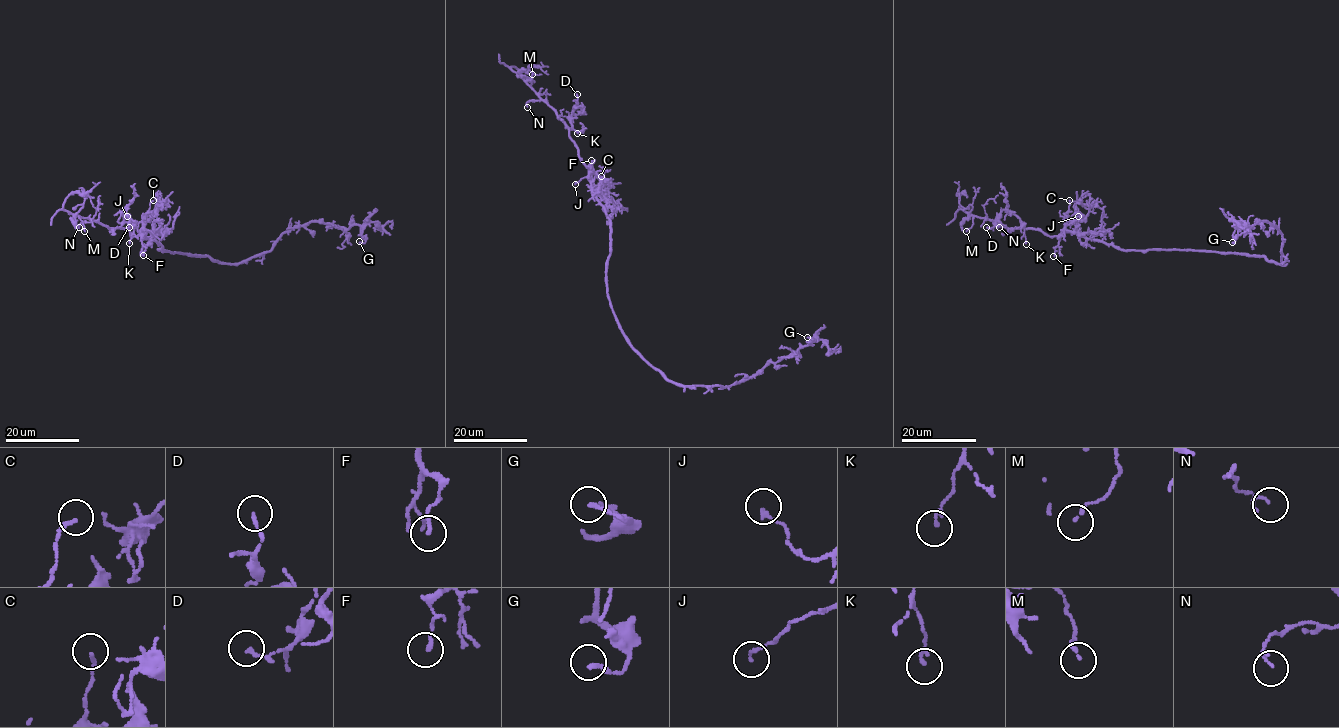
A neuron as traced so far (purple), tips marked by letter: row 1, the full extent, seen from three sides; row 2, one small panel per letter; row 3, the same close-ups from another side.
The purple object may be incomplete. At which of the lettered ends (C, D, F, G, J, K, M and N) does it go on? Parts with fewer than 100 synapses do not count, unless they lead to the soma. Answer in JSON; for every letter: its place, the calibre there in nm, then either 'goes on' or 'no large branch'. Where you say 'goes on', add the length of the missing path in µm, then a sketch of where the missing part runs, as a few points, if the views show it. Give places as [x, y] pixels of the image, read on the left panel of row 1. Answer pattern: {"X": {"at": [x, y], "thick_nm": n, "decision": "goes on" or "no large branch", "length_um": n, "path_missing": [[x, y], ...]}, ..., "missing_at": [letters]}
{"C": {"at": [153, 200], "thick_nm": 140, "decision": "no large branch"}, "D": {"at": [129, 227], "thick_nm": 140, "decision": "no large branch"}, "F": {"at": [143, 255], "thick_nm": 140, "decision": "no large branch"}, "G": {"at": [359, 241], "thick_nm": 190, "decision": "no large branch"}, "J": {"at": [127, 216], "thick_nm": 140, "decision": "no large branch"}, "K": {"at": [129, 243], "thick_nm": 170, "decision": "no large branch"}, "M": {"at": [84, 231], "thick_nm": 140, "decision": "no large branch"}, "N": {"at": [79, 227], "thick_nm": 100, "decision": "no large branch"}, "missing_at": []}

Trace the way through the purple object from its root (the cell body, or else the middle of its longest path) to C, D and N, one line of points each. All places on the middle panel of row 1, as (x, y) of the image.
C: (608, 295), (606, 261), (610, 253), (610, 220), (590, 182), (591, 172), (601, 176)
D: (608, 295), (610, 220), (592, 190), (589, 168), (569, 136), (577, 94)
N: (608, 295), (610, 220), (592, 190), (589, 168), (568, 127), (554, 110), (542, 100), (532, 99), (527, 107)

